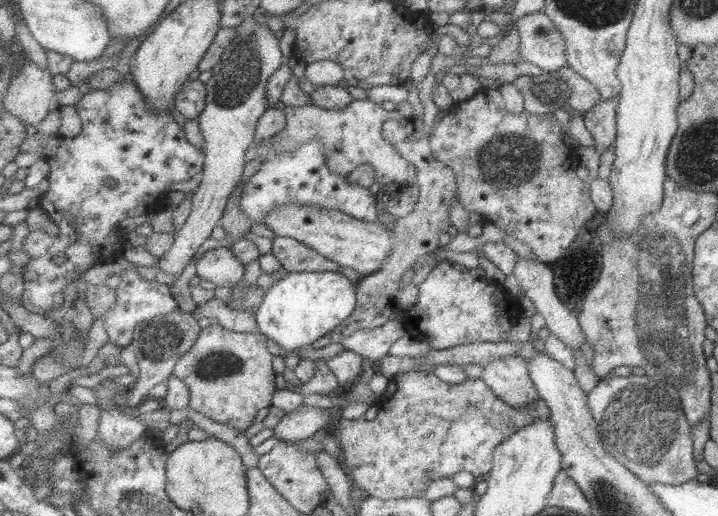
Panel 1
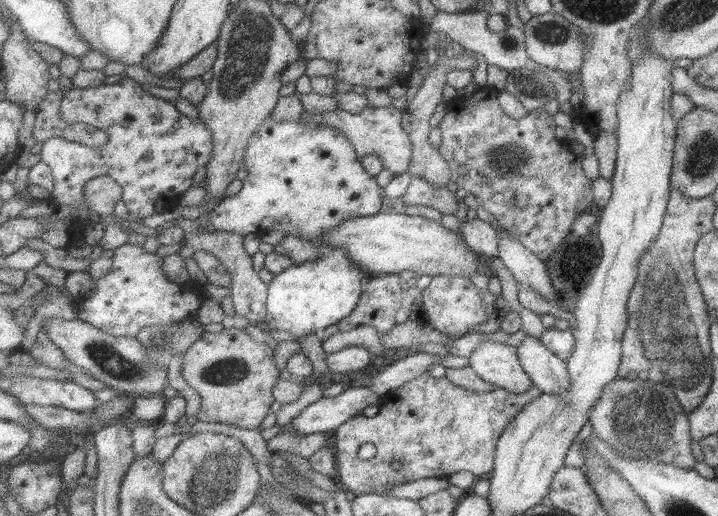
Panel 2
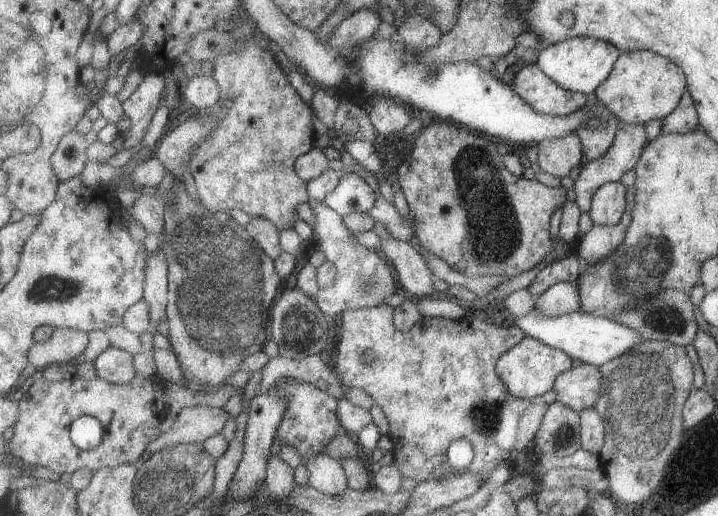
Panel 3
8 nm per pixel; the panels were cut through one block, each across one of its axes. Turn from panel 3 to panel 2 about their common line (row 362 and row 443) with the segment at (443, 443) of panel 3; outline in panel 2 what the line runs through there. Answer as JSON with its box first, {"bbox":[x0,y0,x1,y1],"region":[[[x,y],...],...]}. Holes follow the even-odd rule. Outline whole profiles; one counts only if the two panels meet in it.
{"bbox":[336,372,540,496],"region":[[[425,372],[383,395],[381,408],[375,416],[355,415],[336,430],[337,481],[358,496],[385,495],[392,486],[424,478],[447,477],[457,471],[467,471],[478,478],[480,474],[492,471],[494,446],[503,429],[525,405],[535,401],[539,394],[540,391],[533,386],[521,394],[509,393],[496,387],[489,392],[475,393],[451,384],[445,376],[436,378]],[[365,442],[370,442],[375,447],[372,458],[363,459],[359,456],[359,450]],[[393,460],[399,462],[399,468],[391,468],[389,464]]]}

